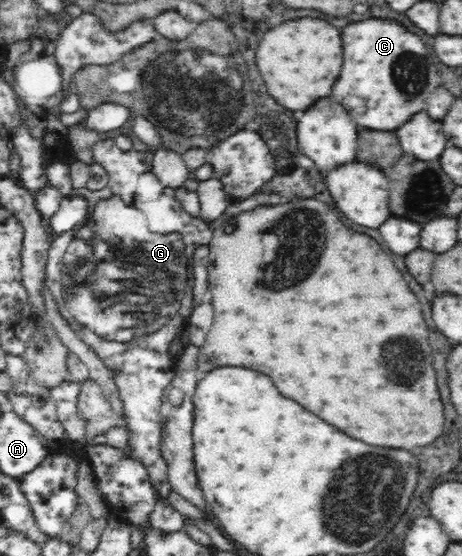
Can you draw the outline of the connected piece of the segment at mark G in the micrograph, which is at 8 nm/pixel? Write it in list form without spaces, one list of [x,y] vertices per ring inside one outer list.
[[[138,117],[136,121],[131,122],[130,126],[133,129],[133,135],[139,137],[142,142],[146,143],[146,145],[150,147],[150,151],[146,151],[146,153],[139,153],[138,151],[131,150],[124,153],[124,151],[120,151],[120,149],[118,149],[113,140],[104,141],[103,139],[100,139],[95,147],[94,160],[96,160],[106,170],[106,172],[108,172],[108,184],[104,187],[104,189],[97,191],[88,190],[86,189],[87,187],[84,187],[84,189],[76,189],[72,186],[70,166],[66,166],[66,164],[62,164],[61,162],[51,163],[49,171],[51,185],[56,188],[56,190],[60,191],[63,196],[82,196],[88,202],[88,220],[90,220],[90,223],[80,226],[72,235],[56,237],[54,242],[51,243],[51,246],[49,247],[49,256],[47,257],[47,266],[45,267],[45,283],[47,283],[52,295],[57,300],[59,311],[71,326],[71,329],[74,331],[76,337],[80,340],[86,340],[86,342],[90,345],[90,348],[105,363],[105,365],[113,371],[113,375],[115,375],[115,384],[119,389],[119,396],[124,403],[121,416],[123,417],[123,425],[129,431],[126,448],[127,455],[132,458],[132,460],[140,462],[140,464],[146,468],[150,483],[152,484],[152,487],[154,487],[154,490],[156,490],[156,495],[160,498],[167,498],[172,491],[172,486],[170,486],[170,480],[168,480],[166,460],[162,458],[162,454],[160,453],[161,429],[163,423],[160,414],[160,405],[162,395],[165,392],[165,387],[172,381],[179,360],[179,358],[170,357],[168,345],[170,345],[173,338],[178,335],[178,331],[186,326],[188,317],[193,312],[192,285],[194,282],[194,262],[192,257],[194,255],[194,250],[202,245],[210,246],[215,229],[222,222],[208,222],[205,219],[202,219],[200,215],[198,215],[198,217],[194,217],[180,205],[180,202],[174,197],[174,189],[169,187],[165,187],[162,195],[160,195],[160,197],[158,197],[155,201],[146,201],[146,203],[134,205],[133,197],[139,181],[139,175],[150,171],[153,154],[156,149],[158,150],[160,148],[161,134],[157,131],[157,128],[144,117]]]

